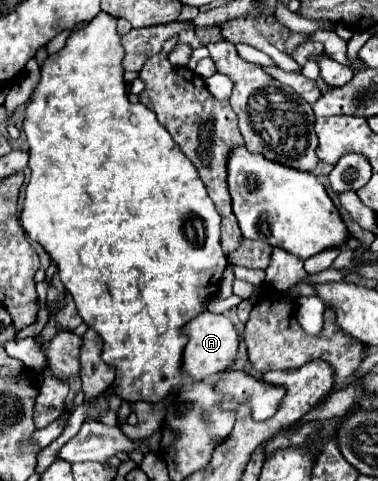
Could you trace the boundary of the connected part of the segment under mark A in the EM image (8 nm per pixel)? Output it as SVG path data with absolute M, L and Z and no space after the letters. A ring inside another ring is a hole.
M206 310L200 316L196 316L192 322L188 322L184 332L190 336L190 340L184 350L182 368L196 380L218 376L220 372L228 370L238 356L238 332L236 326L224 314L212 314Z

